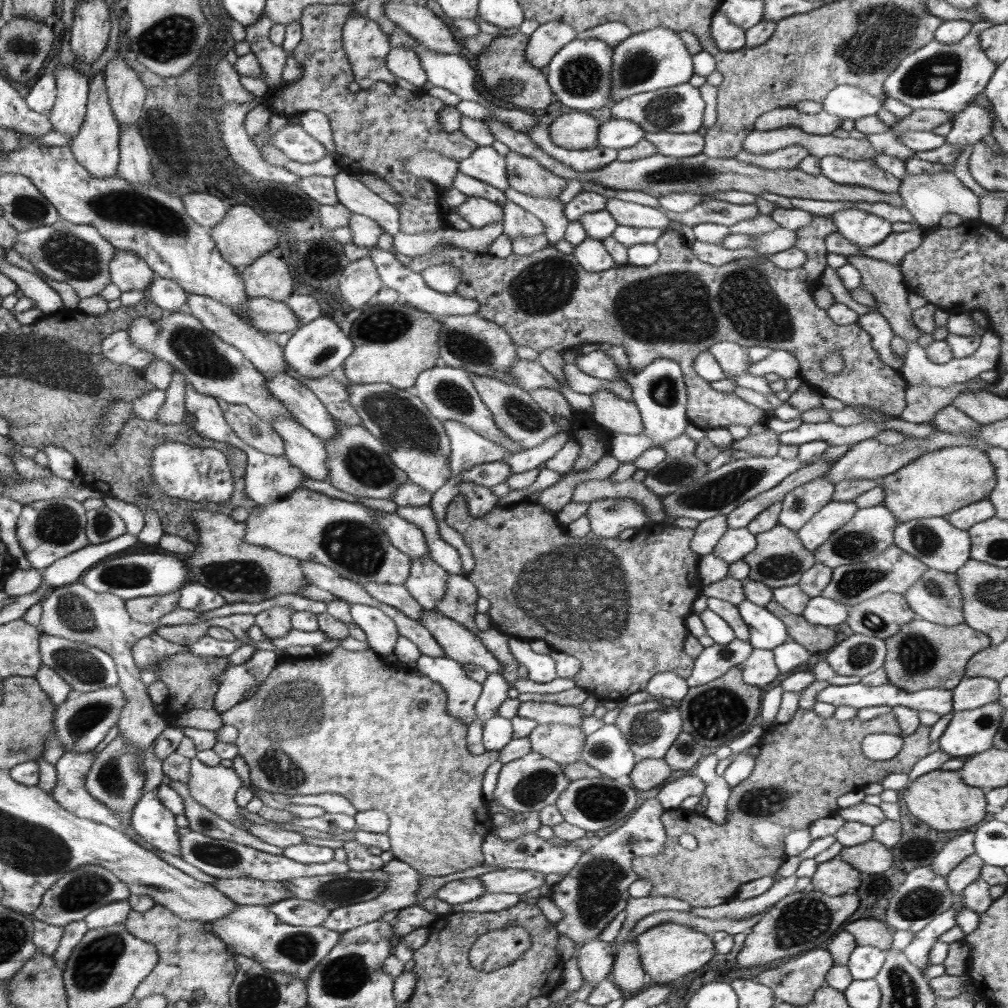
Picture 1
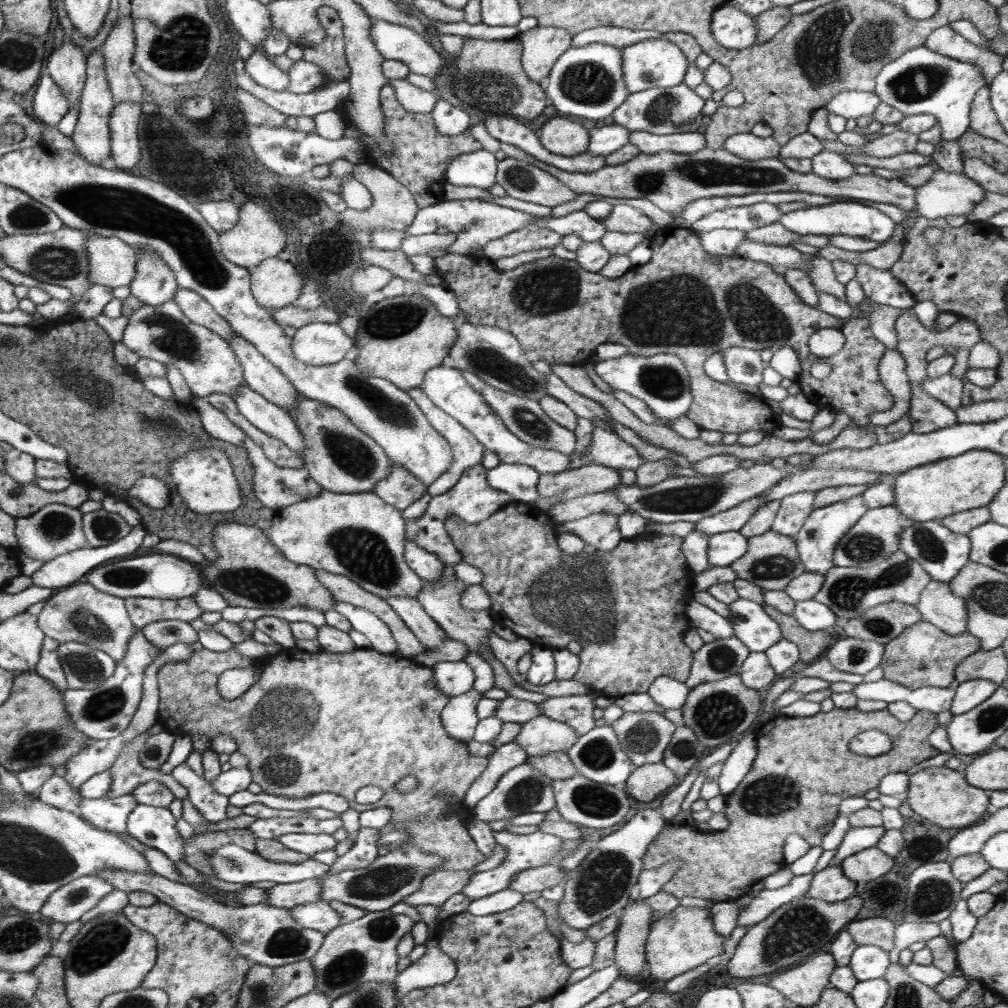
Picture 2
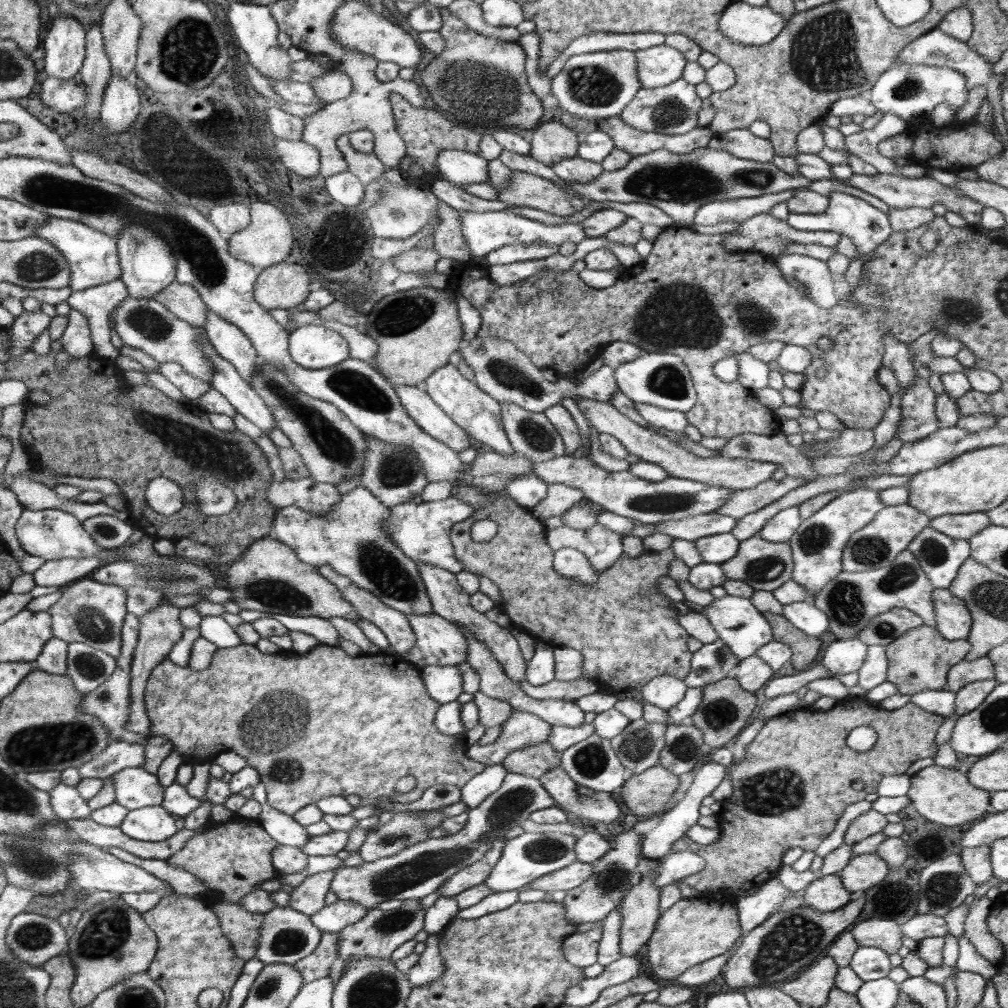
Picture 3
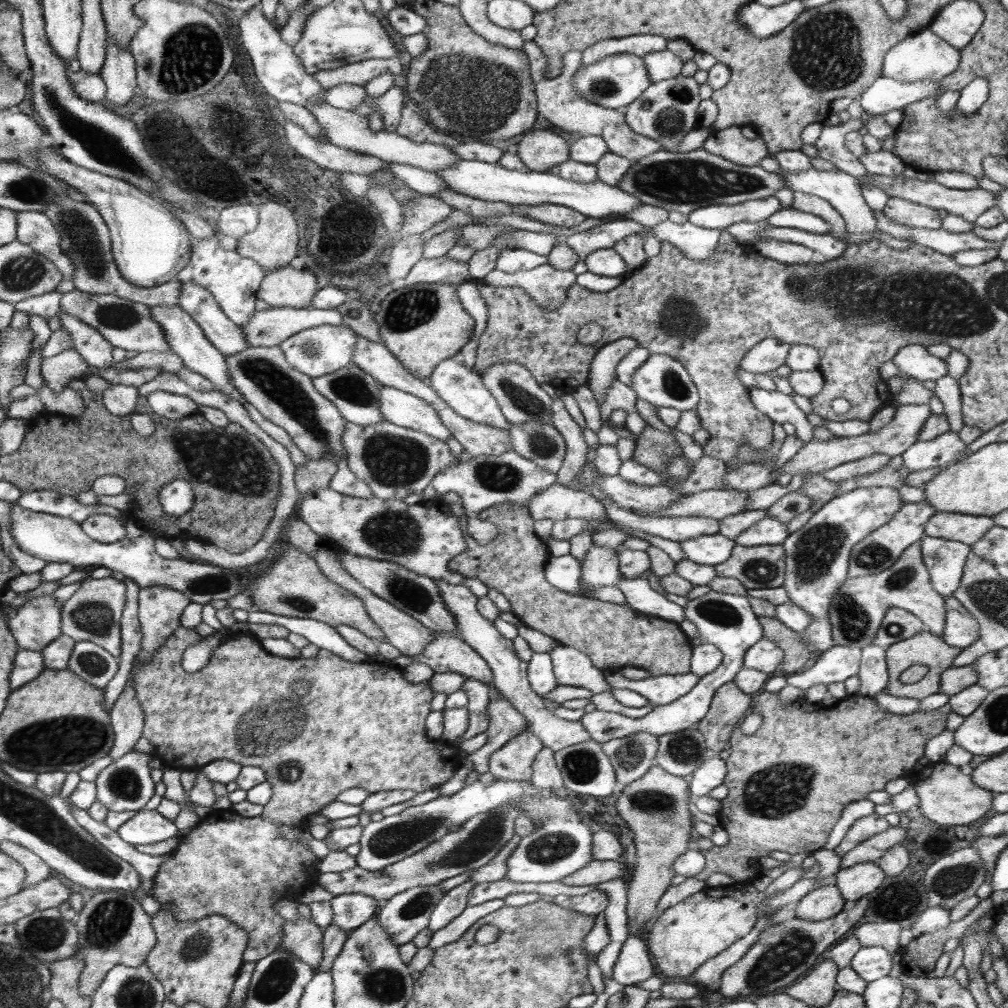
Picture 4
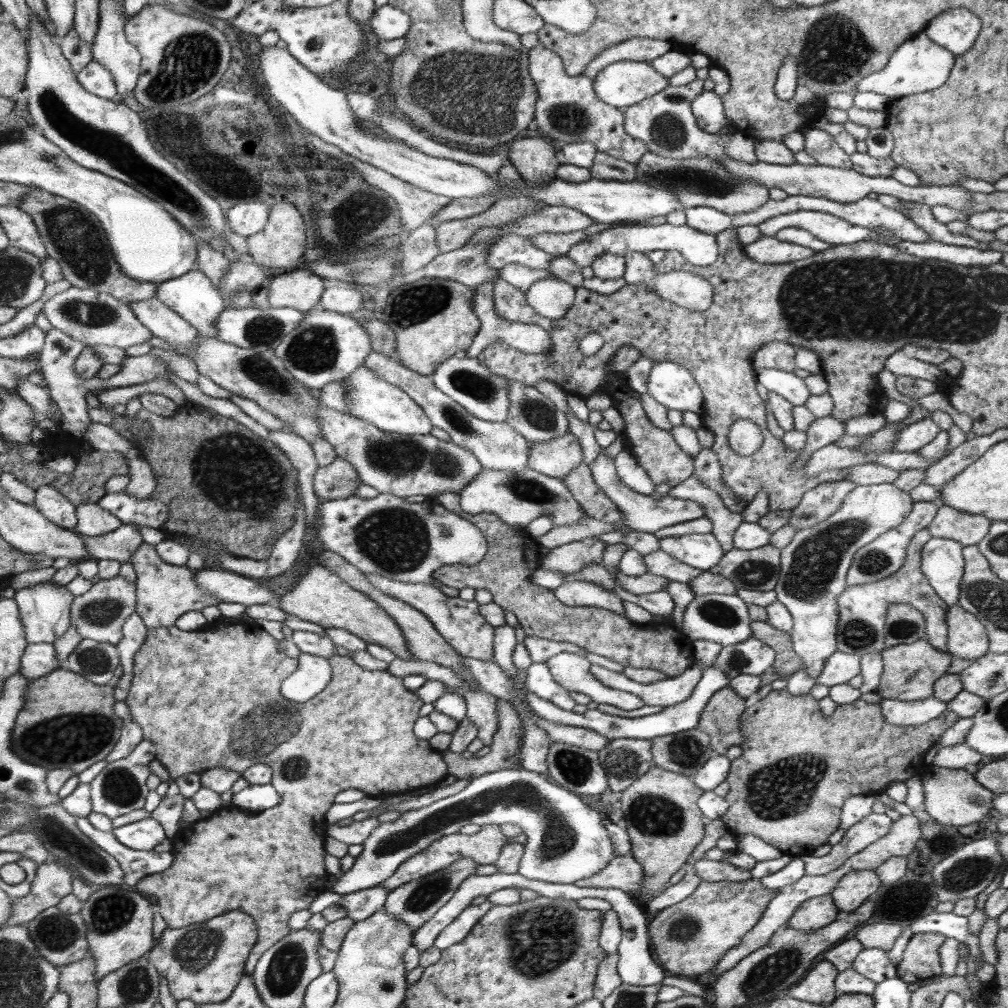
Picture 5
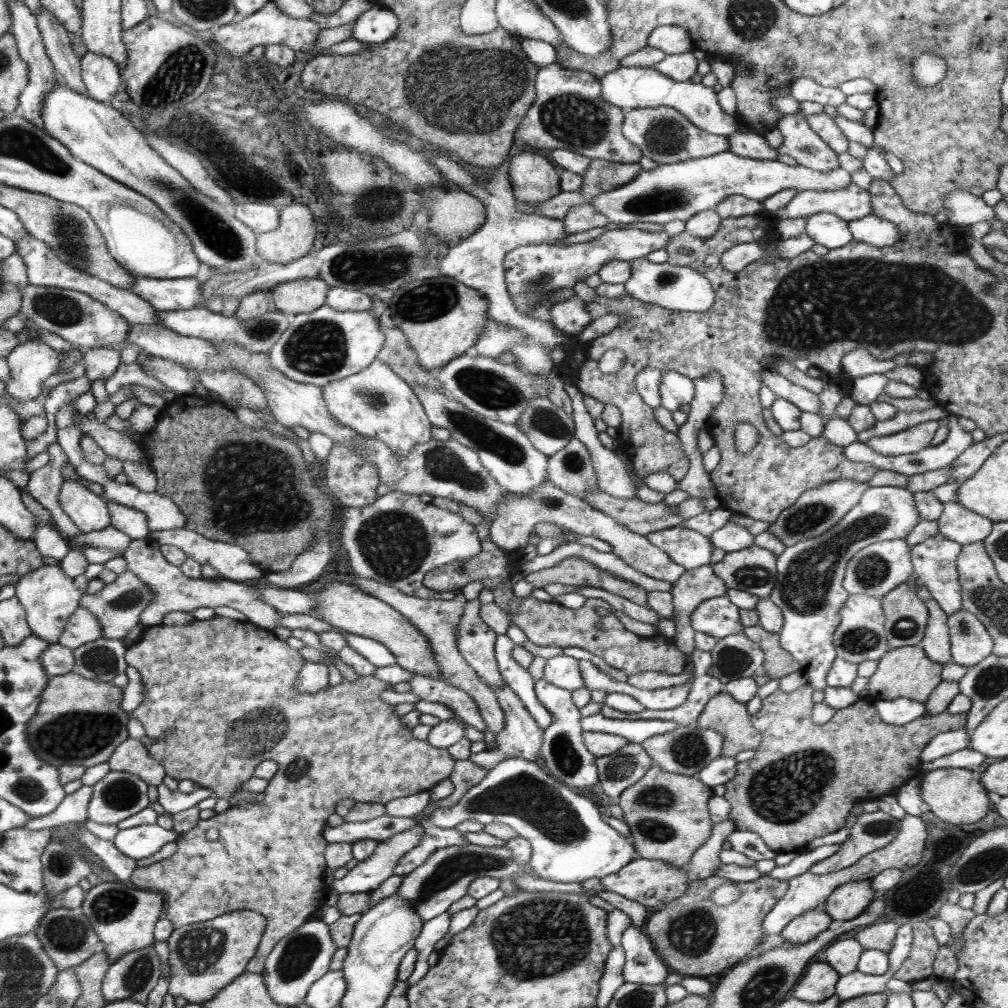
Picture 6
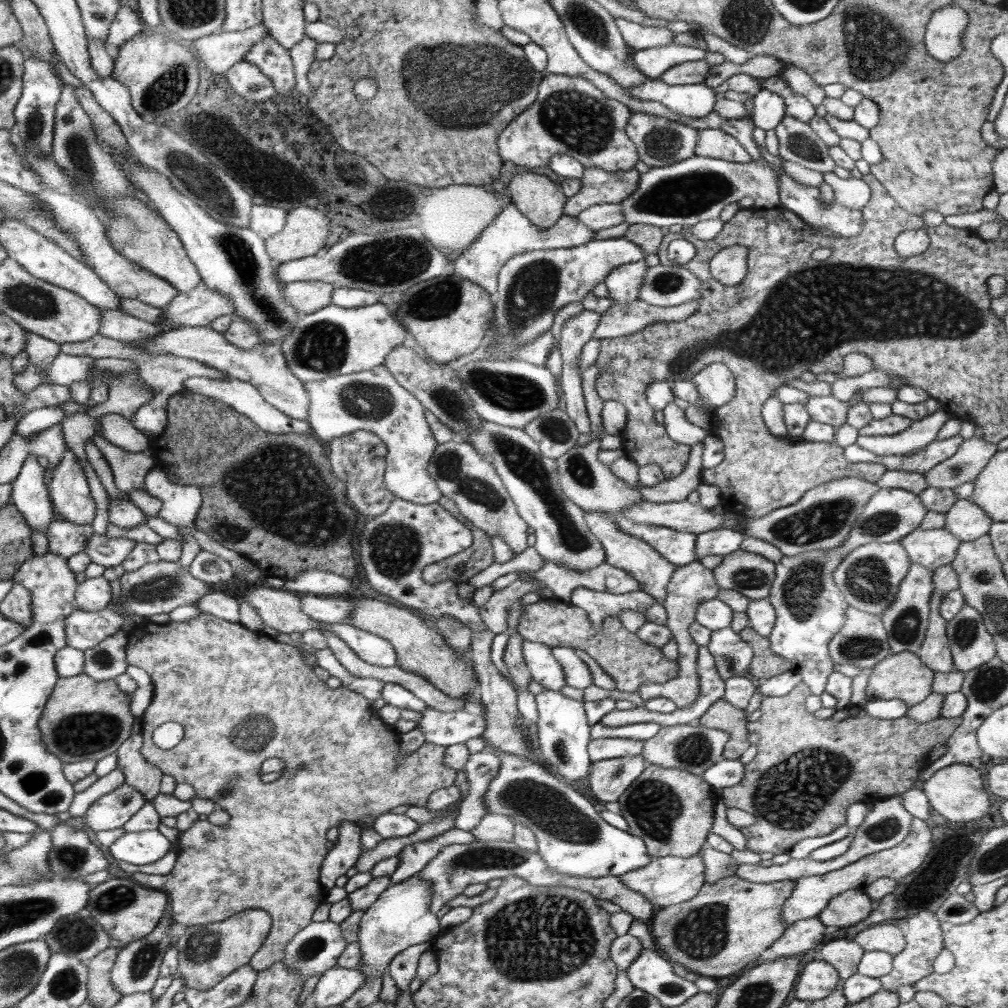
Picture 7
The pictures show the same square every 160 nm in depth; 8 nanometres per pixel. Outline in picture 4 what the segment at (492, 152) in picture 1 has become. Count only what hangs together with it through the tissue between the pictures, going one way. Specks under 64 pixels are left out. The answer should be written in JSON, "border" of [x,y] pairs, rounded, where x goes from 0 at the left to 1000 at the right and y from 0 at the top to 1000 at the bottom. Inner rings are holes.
{"border":[[[321,99],[311,101],[309,105],[306,105],[306,109],[313,116],[318,127],[322,129],[326,141],[344,147],[345,149],[364,152],[384,162],[401,162],[425,170],[441,168],[457,160],[455,153],[452,153],[447,149],[447,146],[442,144],[409,141],[406,137],[397,135],[394,131],[388,132],[379,129],[370,132],[366,128],[365,120],[355,114],[353,110],[333,107]]]}

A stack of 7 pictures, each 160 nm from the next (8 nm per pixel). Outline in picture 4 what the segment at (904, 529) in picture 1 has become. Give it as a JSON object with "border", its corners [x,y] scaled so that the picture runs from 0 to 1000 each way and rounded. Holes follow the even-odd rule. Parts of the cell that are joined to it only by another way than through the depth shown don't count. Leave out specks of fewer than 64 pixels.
{"border":[[[917,531],[913,536],[913,548],[927,585],[936,592],[945,591],[952,581],[963,543],[954,538]]]}

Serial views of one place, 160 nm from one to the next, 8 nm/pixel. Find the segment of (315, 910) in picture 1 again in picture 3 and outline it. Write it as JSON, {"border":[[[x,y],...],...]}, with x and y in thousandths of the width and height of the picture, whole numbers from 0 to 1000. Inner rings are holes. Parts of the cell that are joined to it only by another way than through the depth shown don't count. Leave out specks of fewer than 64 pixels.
{"border":[[[335,893],[329,898],[322,898],[313,908],[308,910],[308,915],[317,926],[337,926],[343,919],[357,914],[363,905],[363,901],[351,894]]]}

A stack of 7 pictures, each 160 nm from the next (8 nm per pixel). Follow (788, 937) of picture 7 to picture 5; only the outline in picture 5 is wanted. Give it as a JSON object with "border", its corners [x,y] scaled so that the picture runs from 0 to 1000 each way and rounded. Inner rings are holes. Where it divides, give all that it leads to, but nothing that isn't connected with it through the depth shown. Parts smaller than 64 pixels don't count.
{"border":[[[823,888],[806,891],[788,905],[783,912],[782,920],[794,924],[808,924],[820,919],[831,910],[827,892]]]}

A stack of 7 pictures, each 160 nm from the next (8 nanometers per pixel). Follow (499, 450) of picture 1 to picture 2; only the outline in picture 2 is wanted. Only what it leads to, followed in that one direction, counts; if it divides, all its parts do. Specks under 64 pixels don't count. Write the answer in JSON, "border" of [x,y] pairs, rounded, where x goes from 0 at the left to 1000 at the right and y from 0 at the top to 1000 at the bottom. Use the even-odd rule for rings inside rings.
{"border":[[[415,384],[407,386],[404,390],[411,396],[411,399],[415,401],[417,408],[423,412],[423,416],[425,416],[427,422],[444,438],[450,450],[450,459],[446,461],[446,465],[440,468],[431,480],[427,480],[427,482],[424,483],[424,489],[428,493],[433,493],[450,483],[454,479],[456,472],[458,472],[462,466],[468,464],[468,462],[474,462],[474,460],[478,461],[478,449],[480,449],[481,445],[456,419],[447,415],[442,409],[436,407]]]}

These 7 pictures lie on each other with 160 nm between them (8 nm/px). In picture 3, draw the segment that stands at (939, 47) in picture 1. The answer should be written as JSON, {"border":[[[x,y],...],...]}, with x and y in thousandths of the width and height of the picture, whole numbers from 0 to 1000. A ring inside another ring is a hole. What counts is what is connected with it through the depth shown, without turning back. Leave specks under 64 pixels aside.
{"border":[[[890,62],[890,63],[871,76],[871,79],[859,94],[870,109],[887,113],[900,121],[905,117],[922,118],[923,111],[934,101],[938,101],[946,109],[945,122],[949,123],[949,111],[958,101],[959,91],[958,76],[948,69]]]}

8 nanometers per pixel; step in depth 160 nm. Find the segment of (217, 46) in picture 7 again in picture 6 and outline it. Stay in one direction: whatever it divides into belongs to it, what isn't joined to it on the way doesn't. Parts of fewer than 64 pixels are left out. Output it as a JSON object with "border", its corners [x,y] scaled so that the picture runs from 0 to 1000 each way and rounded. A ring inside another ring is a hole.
{"border":[[[269,1],[242,19],[235,19],[228,24],[211,29],[209,42],[222,48],[224,54],[228,54],[232,58],[243,58],[247,51],[259,44],[262,46],[280,44],[293,50],[295,55],[299,55],[300,51],[309,51],[313,47],[315,33],[318,30],[316,24],[308,20],[307,17],[290,18],[285,16],[275,7],[274,3]]]}

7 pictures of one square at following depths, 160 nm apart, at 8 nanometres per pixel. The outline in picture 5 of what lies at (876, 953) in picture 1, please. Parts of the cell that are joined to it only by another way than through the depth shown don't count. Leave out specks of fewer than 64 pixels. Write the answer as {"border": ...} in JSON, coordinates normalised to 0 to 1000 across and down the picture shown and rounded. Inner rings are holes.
{"border":[[[871,940],[856,941],[849,948],[845,960],[868,975],[890,968],[889,957],[885,956],[879,943]]]}

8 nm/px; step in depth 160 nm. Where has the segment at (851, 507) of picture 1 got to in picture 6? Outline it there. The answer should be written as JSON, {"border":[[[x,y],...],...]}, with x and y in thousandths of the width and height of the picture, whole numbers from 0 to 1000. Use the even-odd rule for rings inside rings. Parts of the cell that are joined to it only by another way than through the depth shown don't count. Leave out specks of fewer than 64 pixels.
{"border":[[[861,483],[851,500],[821,529],[789,539],[771,552],[770,577],[762,593],[776,606],[779,615],[771,627],[774,641],[793,657],[807,685],[820,683],[820,669],[830,652],[826,631],[834,616],[833,604],[842,592],[836,582],[841,557],[866,539],[898,536],[913,515],[907,491],[901,485]]]}

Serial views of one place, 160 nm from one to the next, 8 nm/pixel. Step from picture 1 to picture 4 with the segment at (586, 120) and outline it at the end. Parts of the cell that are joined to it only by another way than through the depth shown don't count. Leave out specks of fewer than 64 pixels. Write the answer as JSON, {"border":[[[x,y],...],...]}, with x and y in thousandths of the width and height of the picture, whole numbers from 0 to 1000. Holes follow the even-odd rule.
{"border":[[[544,128],[520,133],[509,149],[526,170],[537,172],[553,170],[557,162],[565,158],[562,139]]]}

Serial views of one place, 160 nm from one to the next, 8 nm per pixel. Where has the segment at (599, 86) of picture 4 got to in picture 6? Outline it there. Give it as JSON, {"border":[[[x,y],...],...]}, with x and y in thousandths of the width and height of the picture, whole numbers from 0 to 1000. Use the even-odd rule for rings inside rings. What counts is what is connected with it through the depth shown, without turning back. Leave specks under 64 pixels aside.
{"border":[[[615,65],[609,70],[594,78],[597,95],[601,101],[614,105],[618,110],[634,107],[649,107],[651,105],[664,105],[674,110],[690,125],[704,133],[720,136],[731,127],[730,114],[720,113],[711,98],[711,92],[706,86],[698,85],[687,80],[673,81],[663,77],[647,66],[619,66]]]}

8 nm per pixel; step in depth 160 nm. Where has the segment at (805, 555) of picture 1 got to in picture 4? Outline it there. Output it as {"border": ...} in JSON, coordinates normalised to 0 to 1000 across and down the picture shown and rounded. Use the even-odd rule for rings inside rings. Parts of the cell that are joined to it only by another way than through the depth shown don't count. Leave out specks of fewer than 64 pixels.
{"border":[[[730,539],[724,554],[707,563],[713,572],[729,573],[742,584],[770,583],[777,581],[779,574],[779,548],[775,541],[735,542]]]}

